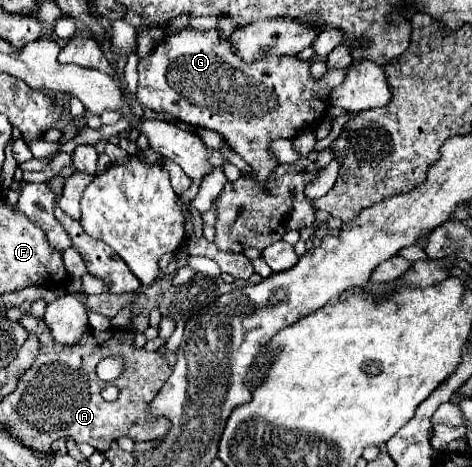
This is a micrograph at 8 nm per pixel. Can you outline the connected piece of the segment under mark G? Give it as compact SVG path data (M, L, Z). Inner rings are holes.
M187 27L181 33L167 35L165 41L155 45L155 49L147 57L139 59L137 99L143 107L163 111L171 119L179 119L191 127L203 127L221 133L225 143L251 167L249 177L255 181L267 181L269 175L279 167L279 161L273 159L271 143L275 139L295 139L299 135L299 129L307 129L317 123L321 113L327 113L331 107L331 91L345 81L349 71L349 67L333 69L323 77L313 79L309 69L311 61L303 61L297 55L267 55L247 63L235 53L231 39L221 37L221 29L215 27L209 31L199 31Z

